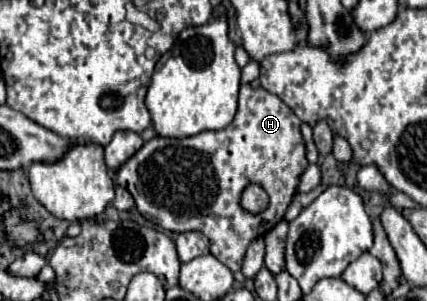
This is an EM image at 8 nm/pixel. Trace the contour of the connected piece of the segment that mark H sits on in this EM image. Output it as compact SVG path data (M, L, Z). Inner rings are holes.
M245 84L245 86L241 86L241 90L239 90L239 106L237 106L235 120L233 120L227 128L223 128L223 130L207 130L207 132L199 132L199 134L195 134L195 136L179 138L179 140L177 140L177 138L161 138L161 136L155 136L155 138L151 138L149 142L145 142L125 164L121 164L121 166L115 170L115 180L117 180L119 186L123 186L123 188L127 188L127 190L131 192L131 196L135 198L137 210L139 210L149 222L153 222L153 224L159 226L159 206L165 204L165 206L167 206L167 230L171 230L171 232L189 232L189 230L203 232L203 234L209 238L209 242L211 242L211 254L213 254L219 262L223 262L227 268L231 268L233 272L237 272L237 270L241 270L241 262L243 262L243 256L245 256L247 246L261 234L261 224L279 224L279 222L283 220L283 216L285 216L285 210L287 210L289 202L293 200L293 196L295 196L295 192L297 192L299 178L301 178L301 174L305 172L305 168L307 168L307 164L309 164L307 158L305 158L305 142L303 142L303 136L301 136L301 124L303 124L303 122L293 114L293 110L291 110L279 96L275 96L275 94L271 94L271 92L263 90L263 88L251 88L249 84ZM249 184L259 184L259 186L269 194L269 206L267 206L267 210L263 210L263 212L259 212L259 214L251 214L251 212L247 212L247 210L241 208L241 192L243 192L243 188L249 186Z

